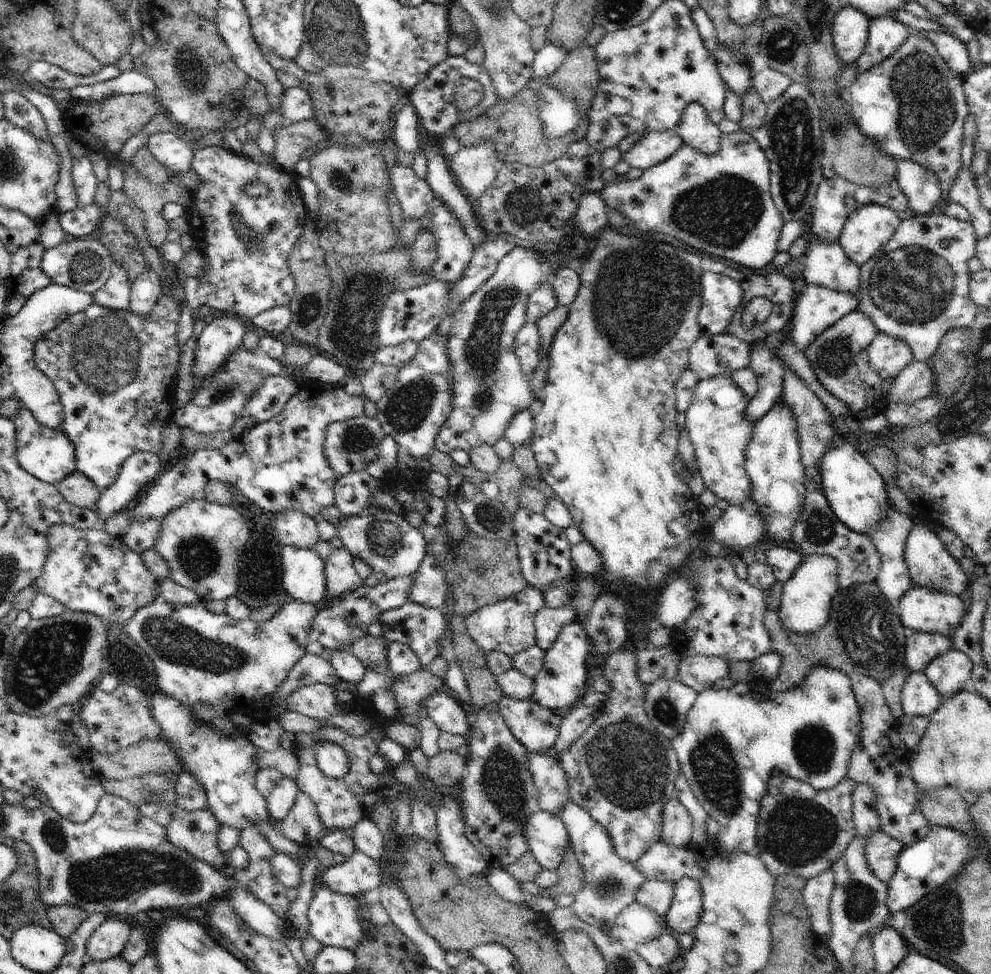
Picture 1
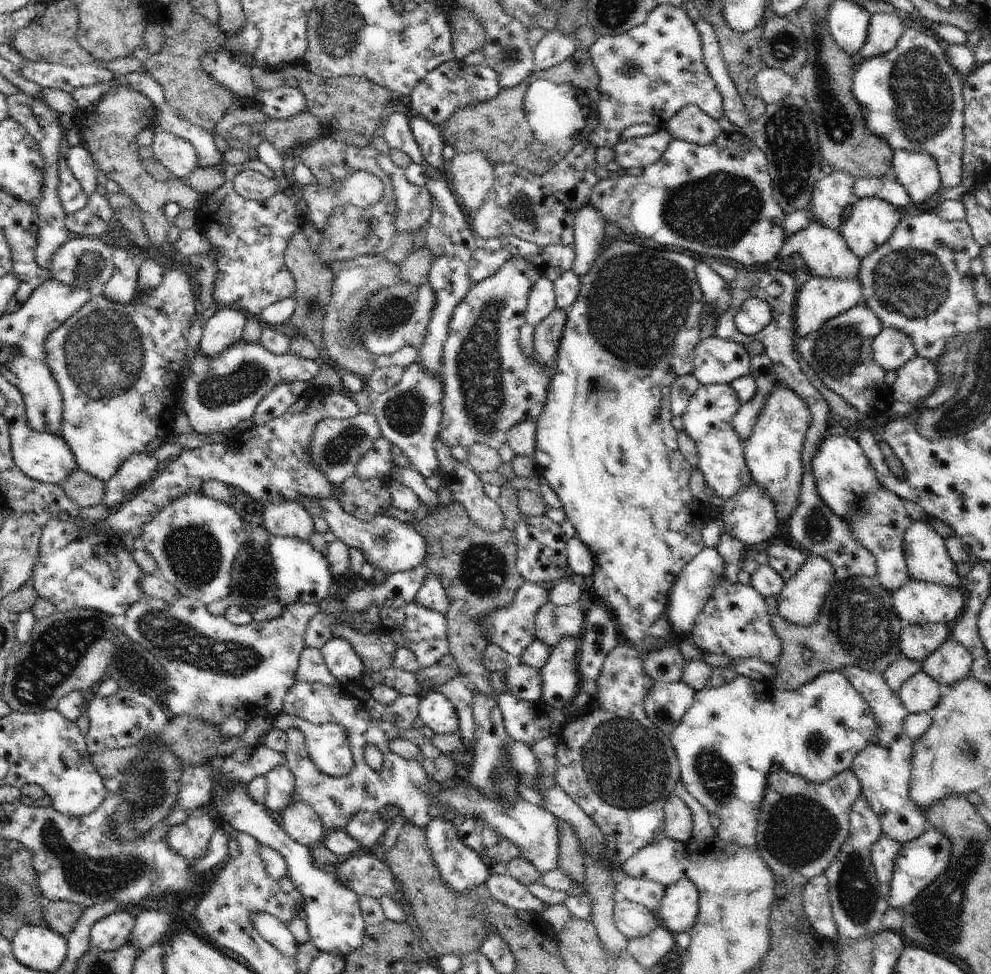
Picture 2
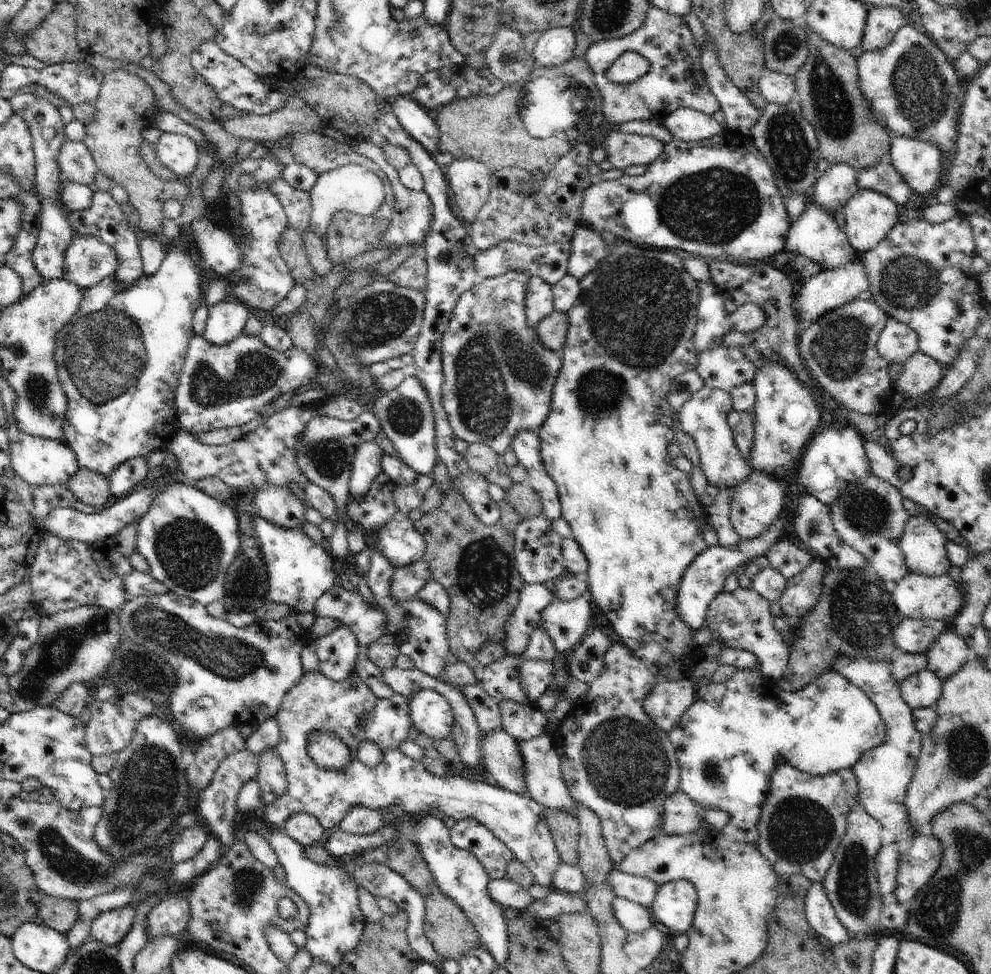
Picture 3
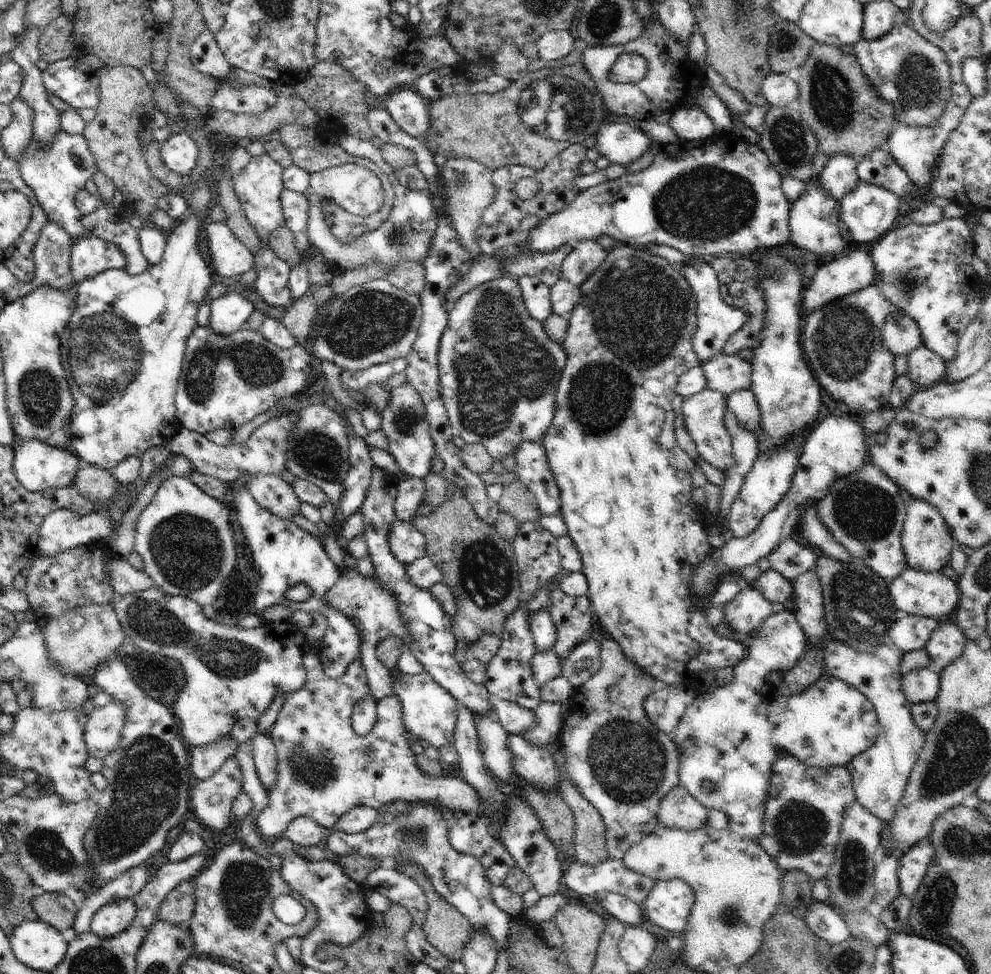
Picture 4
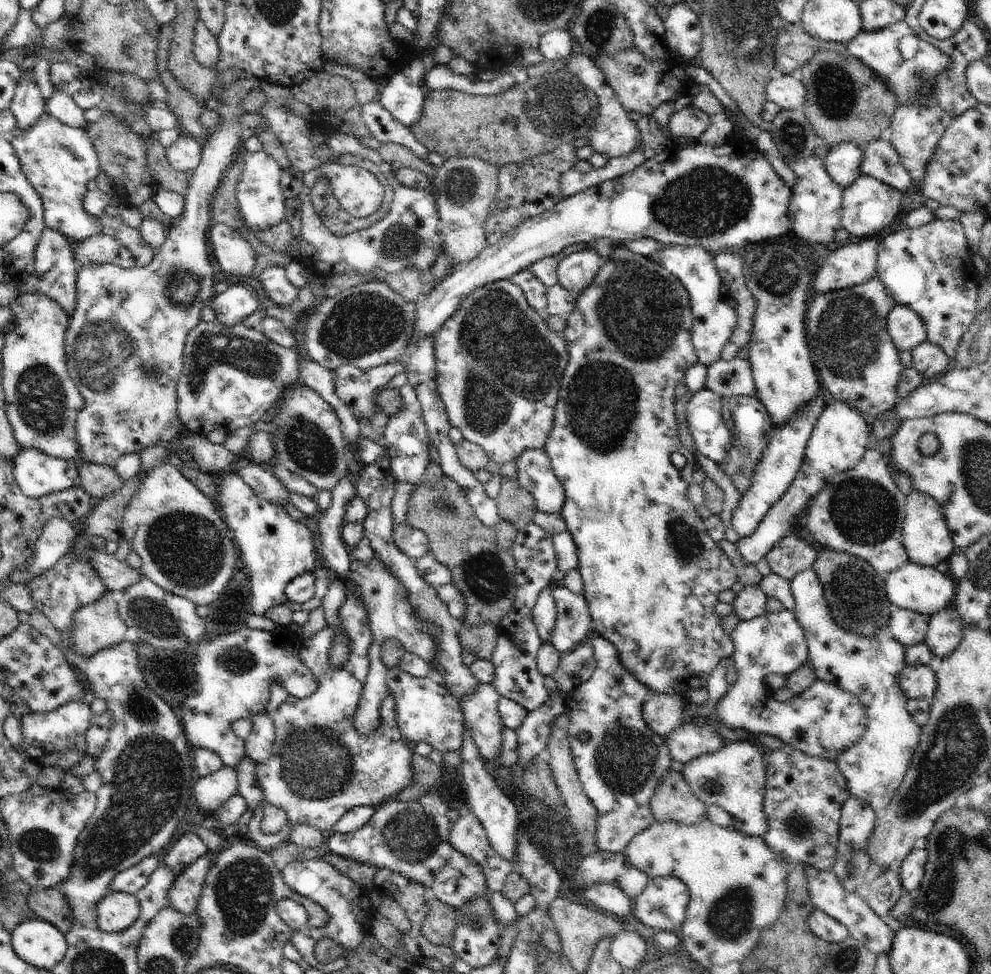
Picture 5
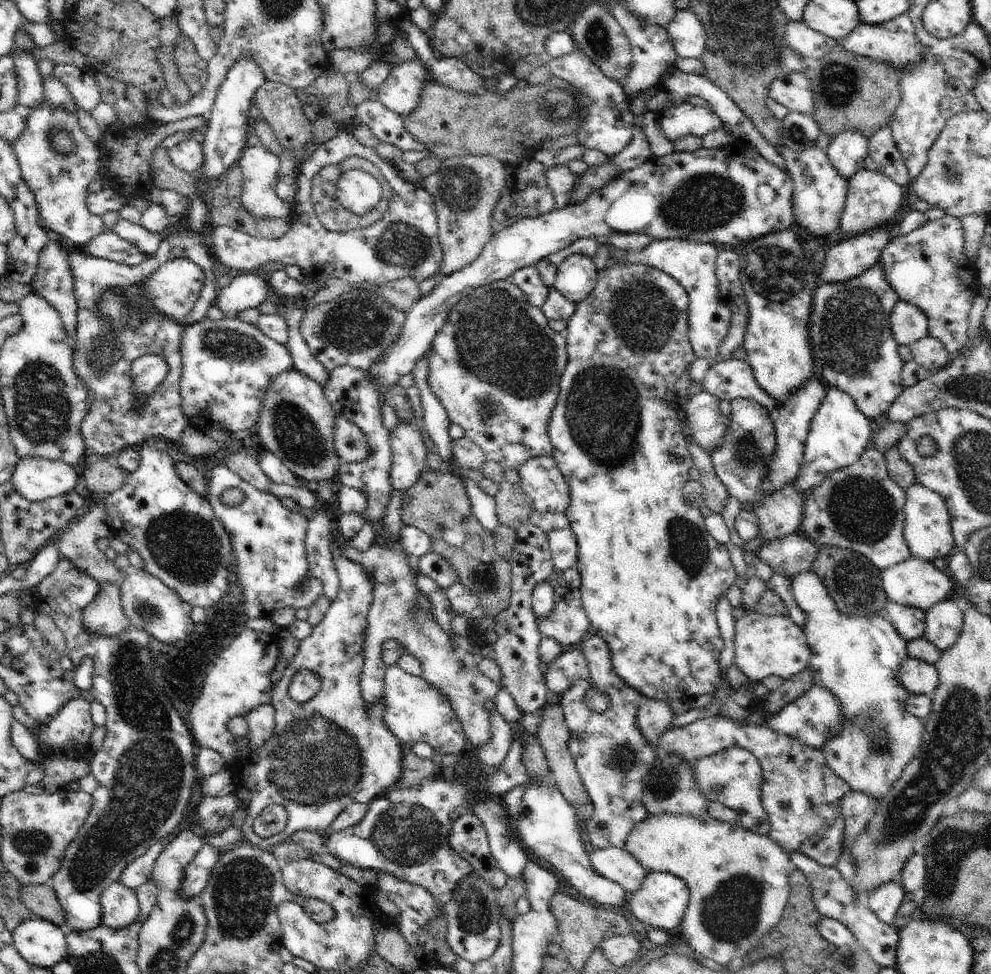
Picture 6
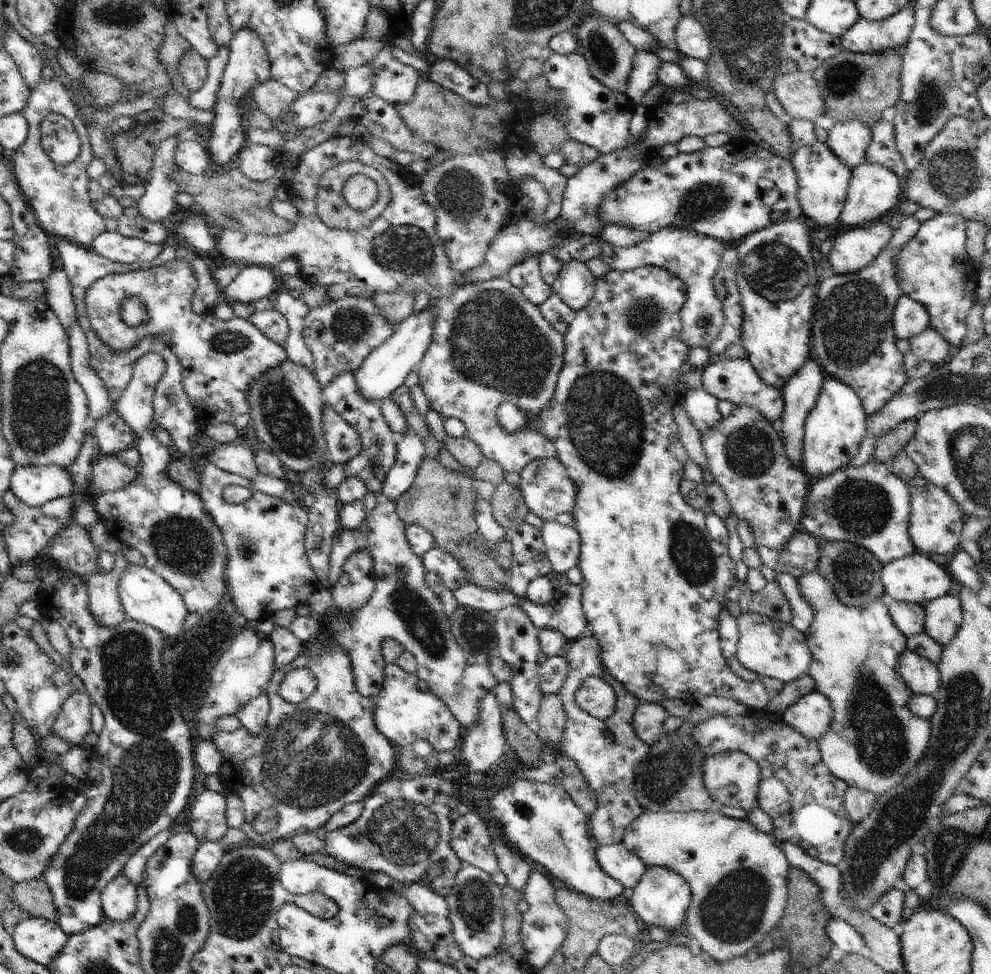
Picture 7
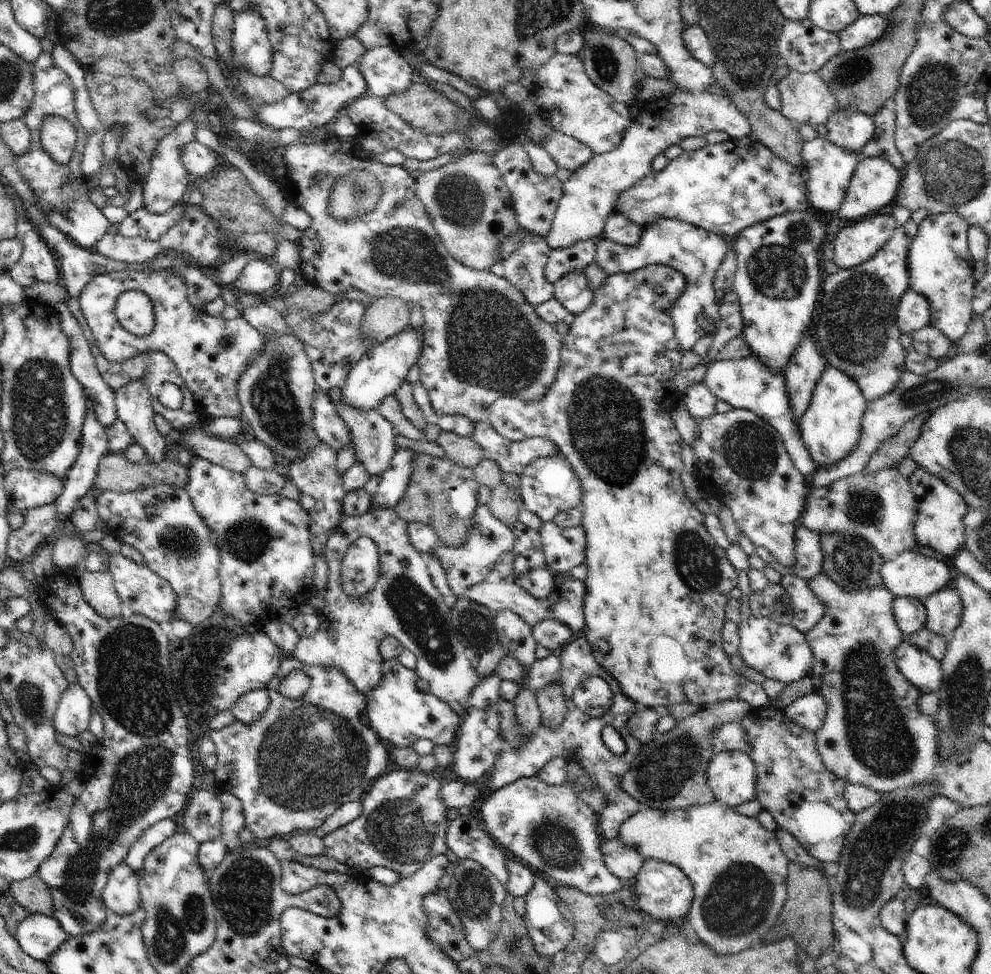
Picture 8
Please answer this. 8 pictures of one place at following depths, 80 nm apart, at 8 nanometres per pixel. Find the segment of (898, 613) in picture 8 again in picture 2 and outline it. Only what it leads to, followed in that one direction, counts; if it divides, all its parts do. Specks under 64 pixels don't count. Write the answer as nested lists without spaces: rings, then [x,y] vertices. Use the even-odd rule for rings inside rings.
[[[905,624],[900,632],[901,655],[908,660],[924,663],[934,650],[938,650],[948,637],[944,624]]]

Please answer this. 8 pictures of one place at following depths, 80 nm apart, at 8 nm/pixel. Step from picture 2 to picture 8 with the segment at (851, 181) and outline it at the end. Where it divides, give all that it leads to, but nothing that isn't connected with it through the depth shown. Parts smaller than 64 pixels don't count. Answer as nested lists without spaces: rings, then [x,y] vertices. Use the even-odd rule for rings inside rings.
[[[850,108],[836,110],[825,125],[828,128],[826,138],[830,142],[858,155],[875,132],[872,116],[850,110]]]

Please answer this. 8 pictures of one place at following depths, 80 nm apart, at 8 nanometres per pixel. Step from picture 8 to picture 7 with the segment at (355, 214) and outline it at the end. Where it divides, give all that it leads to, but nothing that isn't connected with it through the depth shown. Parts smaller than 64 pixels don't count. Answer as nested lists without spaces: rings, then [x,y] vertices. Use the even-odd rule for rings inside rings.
[[[358,161],[341,162],[320,176],[316,196],[317,214],[328,228],[358,231],[364,226],[369,226],[370,222],[374,222],[374,220],[384,212],[384,208],[388,206],[391,199],[392,194],[388,182],[386,182],[384,176],[376,170],[374,166],[366,166],[366,164],[362,164],[362,162]],[[354,174],[362,174],[362,176],[370,178],[372,182],[376,182],[376,186],[378,186],[378,199],[376,200],[376,204],[370,206],[368,210],[352,210],[352,208],[346,204],[346,200],[344,200],[342,188],[344,188],[346,180],[354,176]]]

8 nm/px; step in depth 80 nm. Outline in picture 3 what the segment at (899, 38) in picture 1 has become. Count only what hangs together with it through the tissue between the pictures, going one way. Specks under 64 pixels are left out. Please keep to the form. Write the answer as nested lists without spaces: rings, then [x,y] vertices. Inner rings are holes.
[[[878,6],[867,12],[864,38],[860,42],[862,51],[886,48],[896,32],[908,23],[906,10],[896,6]]]

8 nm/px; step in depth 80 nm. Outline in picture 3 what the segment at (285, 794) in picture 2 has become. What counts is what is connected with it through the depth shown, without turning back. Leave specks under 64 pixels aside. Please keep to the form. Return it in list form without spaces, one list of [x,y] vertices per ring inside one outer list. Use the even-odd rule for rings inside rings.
[[[276,748],[260,752],[260,766],[258,766],[256,780],[262,788],[262,808],[286,794],[288,788],[286,770]]]

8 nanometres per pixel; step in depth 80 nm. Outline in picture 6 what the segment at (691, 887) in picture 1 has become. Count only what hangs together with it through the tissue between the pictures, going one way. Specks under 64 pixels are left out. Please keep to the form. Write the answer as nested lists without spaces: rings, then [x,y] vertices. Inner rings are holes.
[[[668,872],[648,873],[642,886],[629,896],[626,904],[629,913],[640,922],[651,928],[659,928],[665,932],[677,933],[689,904],[689,889],[682,878]]]

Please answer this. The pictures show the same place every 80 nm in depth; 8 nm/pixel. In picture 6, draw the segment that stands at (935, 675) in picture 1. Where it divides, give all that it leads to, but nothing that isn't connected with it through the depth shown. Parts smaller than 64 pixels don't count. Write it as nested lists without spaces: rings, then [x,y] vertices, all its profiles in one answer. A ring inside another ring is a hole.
[[[955,598],[936,602],[926,610],[926,629],[923,637],[932,642],[940,653],[949,650],[962,633],[963,605]]]

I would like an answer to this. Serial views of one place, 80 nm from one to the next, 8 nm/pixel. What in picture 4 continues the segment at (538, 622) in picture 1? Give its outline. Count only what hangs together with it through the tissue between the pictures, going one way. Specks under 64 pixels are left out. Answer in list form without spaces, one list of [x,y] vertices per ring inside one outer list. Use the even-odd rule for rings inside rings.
[[[552,586],[548,610],[557,633],[553,650],[564,660],[578,644],[581,644],[584,634],[595,630],[592,604],[588,595],[568,596],[560,588]]]

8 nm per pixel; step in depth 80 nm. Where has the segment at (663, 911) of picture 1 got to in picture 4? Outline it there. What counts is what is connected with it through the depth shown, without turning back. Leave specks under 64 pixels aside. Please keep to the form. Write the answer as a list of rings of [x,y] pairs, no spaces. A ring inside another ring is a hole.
[[[609,857],[602,864],[596,864],[596,866],[580,864],[580,862],[575,860],[565,864],[561,883],[563,888],[574,891],[576,898],[581,898],[585,895],[595,896],[600,892],[614,892],[615,894],[626,896],[629,900],[641,905],[648,898],[648,894],[654,888],[656,881],[644,876],[644,874],[639,874],[634,872],[634,870],[630,870],[630,868],[626,868],[623,860],[615,860]]]

